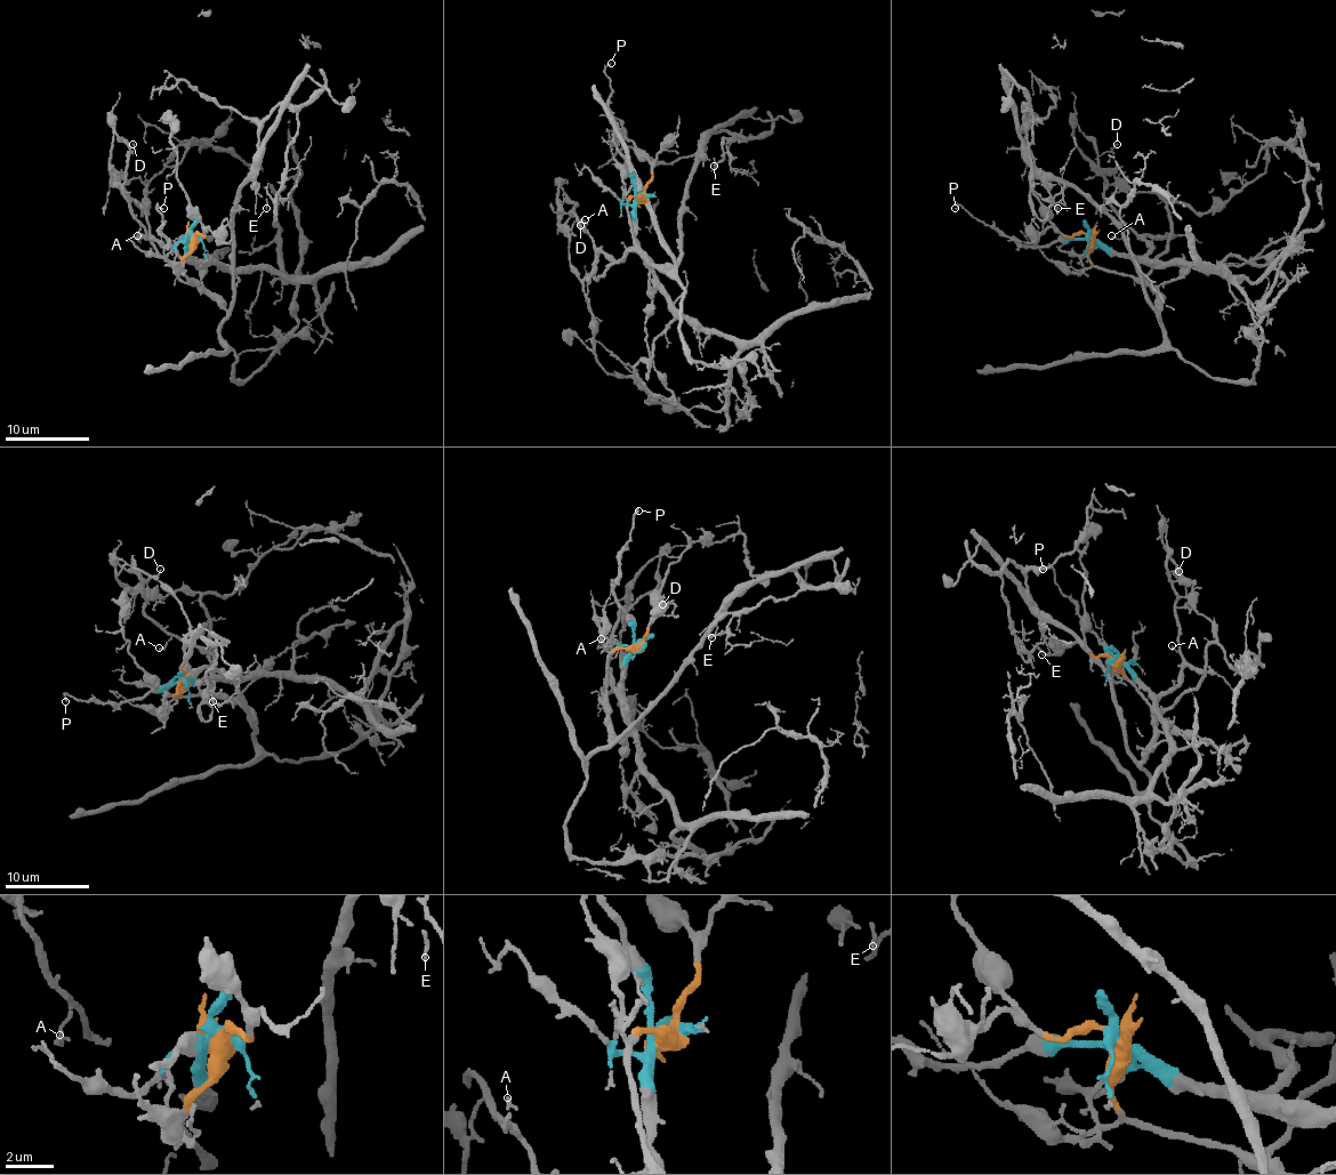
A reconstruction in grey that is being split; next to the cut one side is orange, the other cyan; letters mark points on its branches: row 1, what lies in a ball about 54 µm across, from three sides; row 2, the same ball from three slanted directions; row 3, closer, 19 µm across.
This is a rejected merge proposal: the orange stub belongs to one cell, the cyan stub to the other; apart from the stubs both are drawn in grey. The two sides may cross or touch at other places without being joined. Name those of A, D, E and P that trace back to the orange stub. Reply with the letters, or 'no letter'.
E

